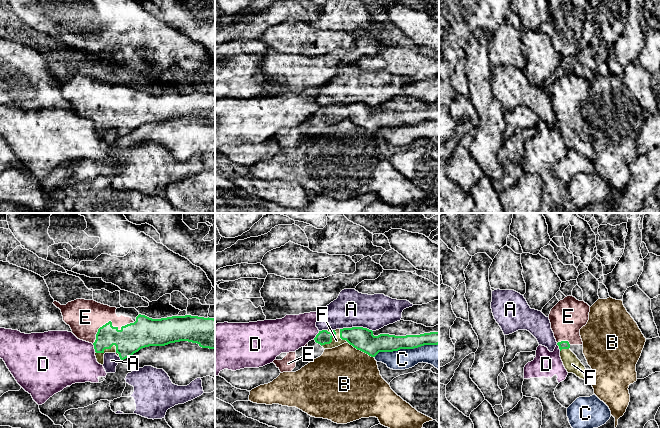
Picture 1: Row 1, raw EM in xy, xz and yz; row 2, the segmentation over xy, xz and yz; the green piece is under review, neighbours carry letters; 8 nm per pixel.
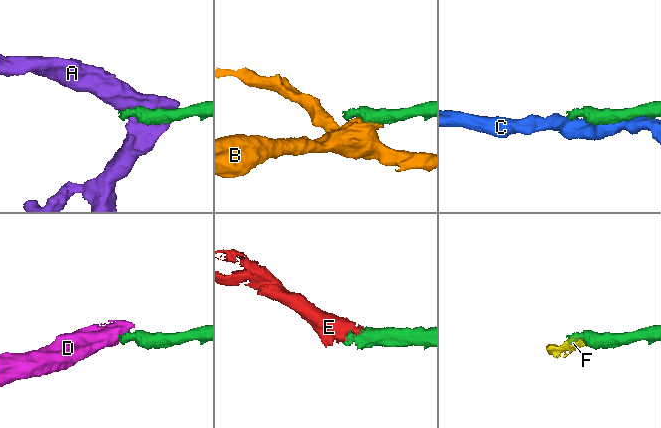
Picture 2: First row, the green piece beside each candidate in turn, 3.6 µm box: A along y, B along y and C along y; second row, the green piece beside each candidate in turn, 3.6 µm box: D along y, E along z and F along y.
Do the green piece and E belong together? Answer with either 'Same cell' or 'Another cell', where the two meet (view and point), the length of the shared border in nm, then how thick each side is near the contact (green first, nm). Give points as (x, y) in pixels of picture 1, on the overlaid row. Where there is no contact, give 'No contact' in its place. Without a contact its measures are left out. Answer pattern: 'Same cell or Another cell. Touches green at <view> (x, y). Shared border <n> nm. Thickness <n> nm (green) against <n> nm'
Same cell. Touches green at xy (110, 321). Shared border 380 nm. Thickness 220 nm (green) against 280 nm

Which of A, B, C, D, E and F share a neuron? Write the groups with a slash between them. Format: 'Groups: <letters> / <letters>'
Groups: A / B / C / D / E F

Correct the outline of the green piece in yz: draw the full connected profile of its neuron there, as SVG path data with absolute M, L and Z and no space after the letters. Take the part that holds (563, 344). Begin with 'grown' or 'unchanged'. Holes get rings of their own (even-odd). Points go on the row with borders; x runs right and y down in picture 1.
grown; M567 296L551 309L549 320L565 369L592 385L595 375L583 354L580 336L580 329L589 320L589 312L590 306L583 300Z

